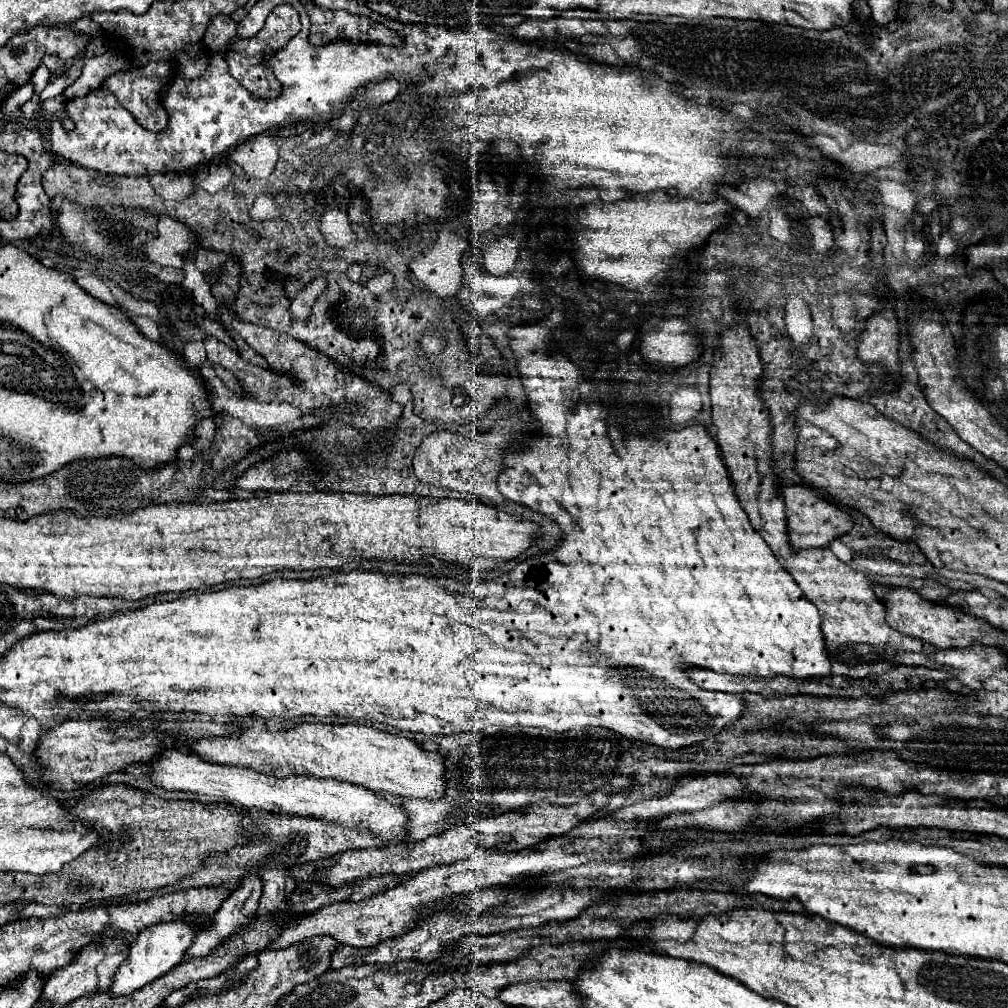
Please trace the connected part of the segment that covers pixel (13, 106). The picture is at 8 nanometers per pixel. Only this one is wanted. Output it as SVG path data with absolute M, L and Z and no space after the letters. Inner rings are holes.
M28 82L24 84L22 88L18 88L12 96L8 96L2 104L2 112L10 118L20 118L20 106L32 98L32 92L34 92L34 84Z

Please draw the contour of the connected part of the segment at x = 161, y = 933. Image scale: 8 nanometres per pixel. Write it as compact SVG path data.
M190 918L186 920L174 920L168 924L158 924L158 926L150 926L146 928L132 944L128 950L126 960L116 968L114 976L112 976L112 984L110 984L110 994L112 996L126 996L130 992L136 992L138 988L146 986L148 982L156 980L158 976L164 976L166 972L170 972L180 958L184 956L186 948L192 944L194 936L198 934L198 928L192 928Z

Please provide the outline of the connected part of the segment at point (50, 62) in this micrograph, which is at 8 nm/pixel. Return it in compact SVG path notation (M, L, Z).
M46 56L46 60L42 60L44 62L44 66L52 72L52 74L60 74L60 72L64 72L64 68L66 68L66 62L62 60L62 58L58 58L58 56Z

